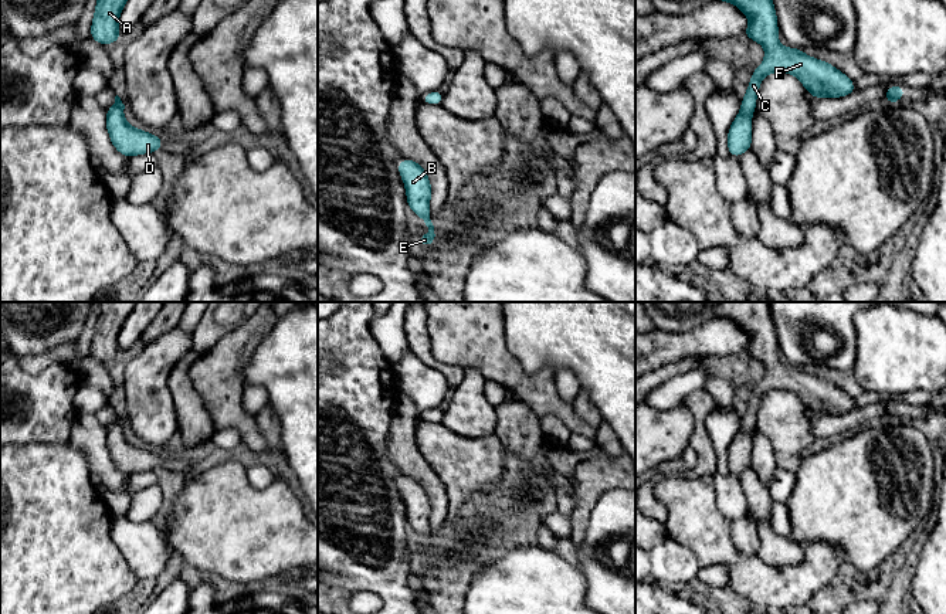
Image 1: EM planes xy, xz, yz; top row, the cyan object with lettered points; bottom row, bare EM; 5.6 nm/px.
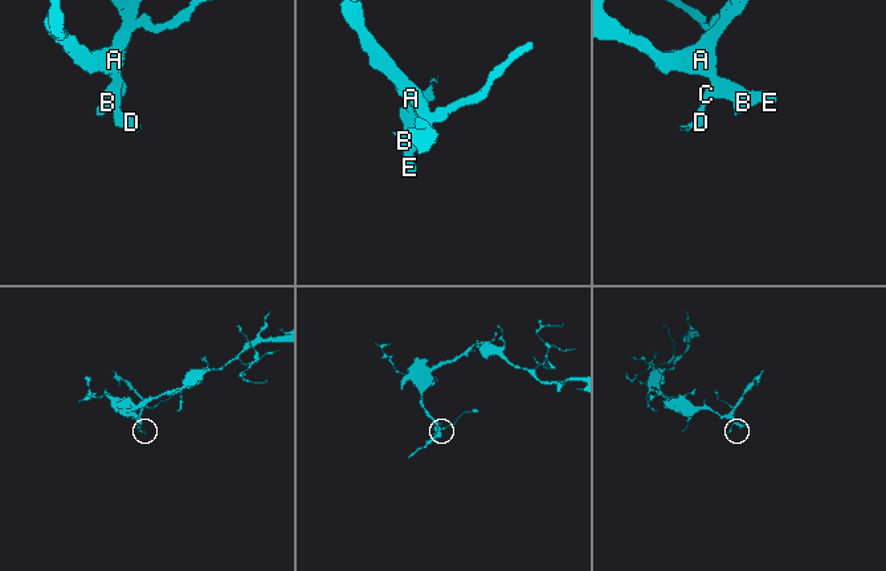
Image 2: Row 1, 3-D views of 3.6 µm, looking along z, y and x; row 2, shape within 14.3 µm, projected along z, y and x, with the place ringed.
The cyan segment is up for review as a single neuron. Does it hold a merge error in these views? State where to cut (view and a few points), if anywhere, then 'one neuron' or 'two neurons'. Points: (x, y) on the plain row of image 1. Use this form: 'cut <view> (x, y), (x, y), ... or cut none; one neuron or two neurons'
cut none; one neuron

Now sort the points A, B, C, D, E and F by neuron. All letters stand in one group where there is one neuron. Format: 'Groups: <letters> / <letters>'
Groups: A B C D E F

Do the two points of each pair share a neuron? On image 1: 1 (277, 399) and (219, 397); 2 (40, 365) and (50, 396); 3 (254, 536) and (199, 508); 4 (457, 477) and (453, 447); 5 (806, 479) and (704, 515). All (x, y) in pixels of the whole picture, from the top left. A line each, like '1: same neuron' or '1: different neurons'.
1: different neurons
2: different neurons
3: same neuron
4: same neuron
5: different neurons

